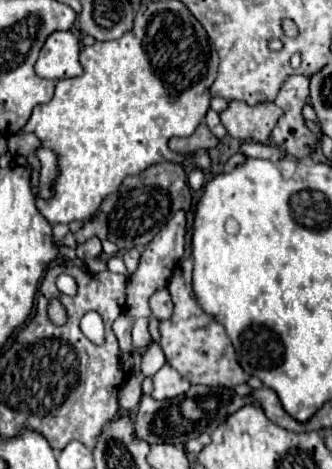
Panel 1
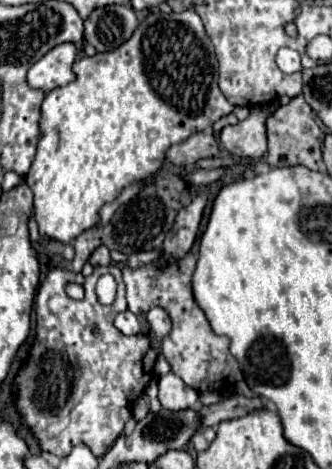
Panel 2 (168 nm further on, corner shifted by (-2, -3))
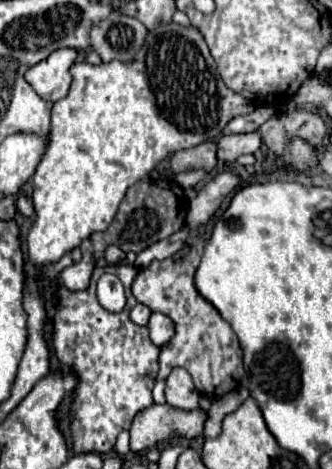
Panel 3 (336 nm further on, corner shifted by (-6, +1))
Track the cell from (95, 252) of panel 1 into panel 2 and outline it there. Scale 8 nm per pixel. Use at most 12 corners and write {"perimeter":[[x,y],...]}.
{"perimeter":[[104,245],[92,253],[90,263],[110,265],[110,251]]}

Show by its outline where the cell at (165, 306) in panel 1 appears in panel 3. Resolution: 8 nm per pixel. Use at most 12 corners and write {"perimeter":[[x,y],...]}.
{"perimeter":[[152,313],[148,329],[152,343],[166,345],[174,323],[164,313]]}

